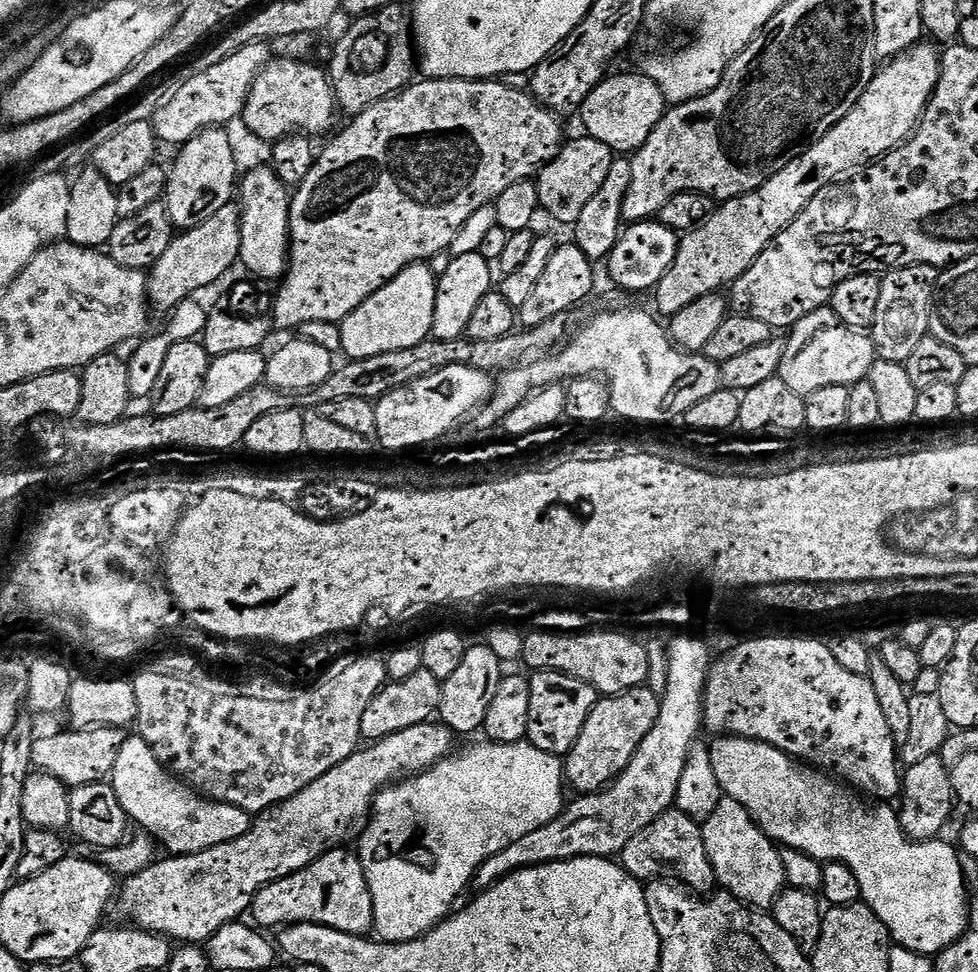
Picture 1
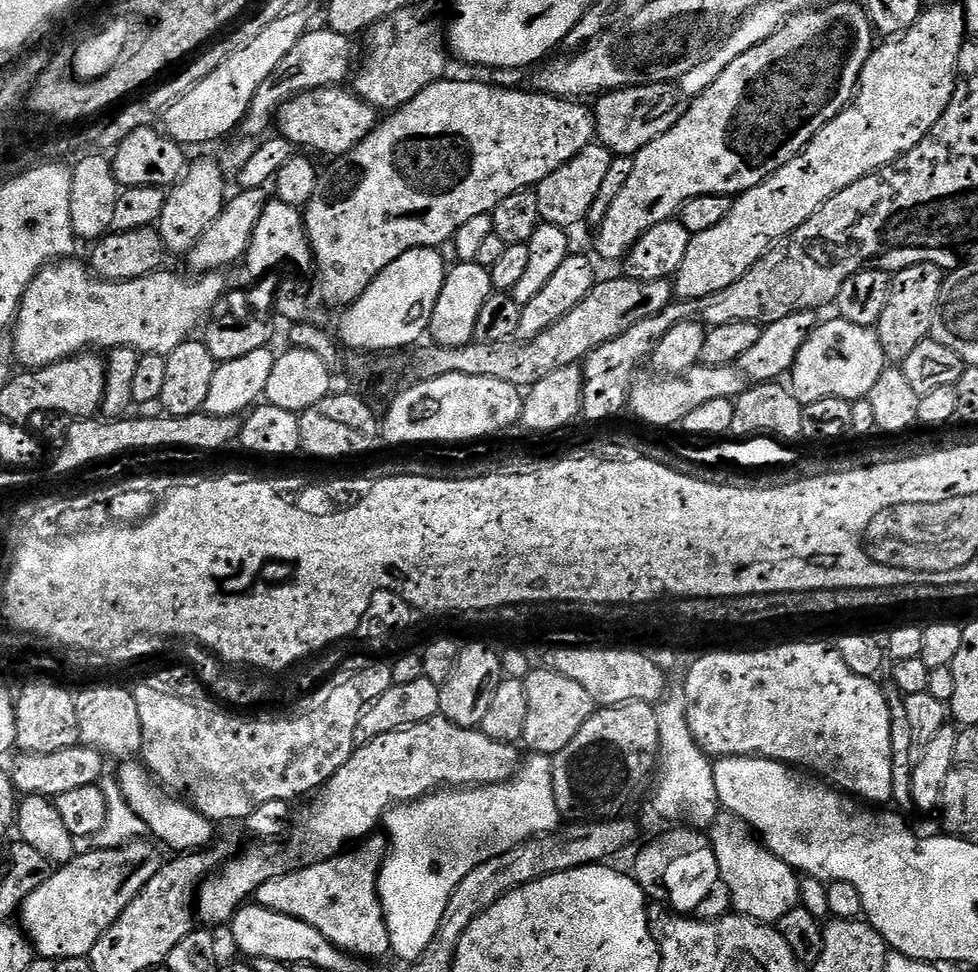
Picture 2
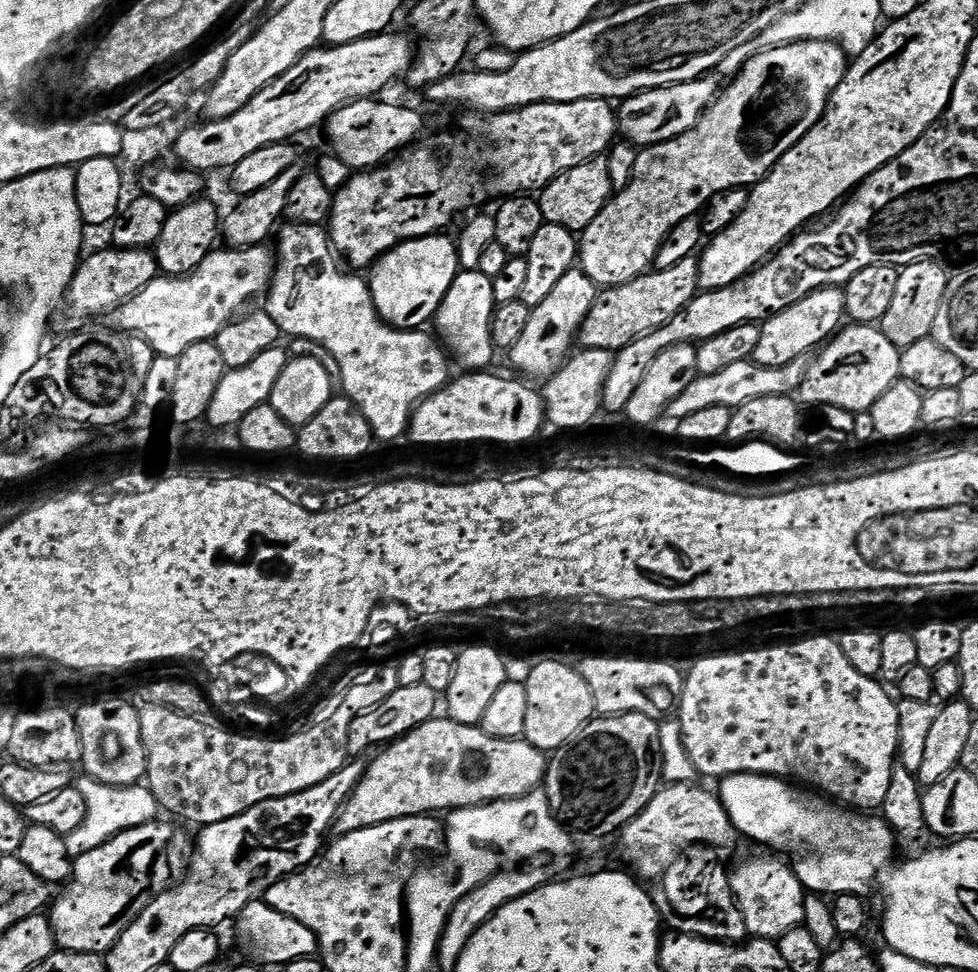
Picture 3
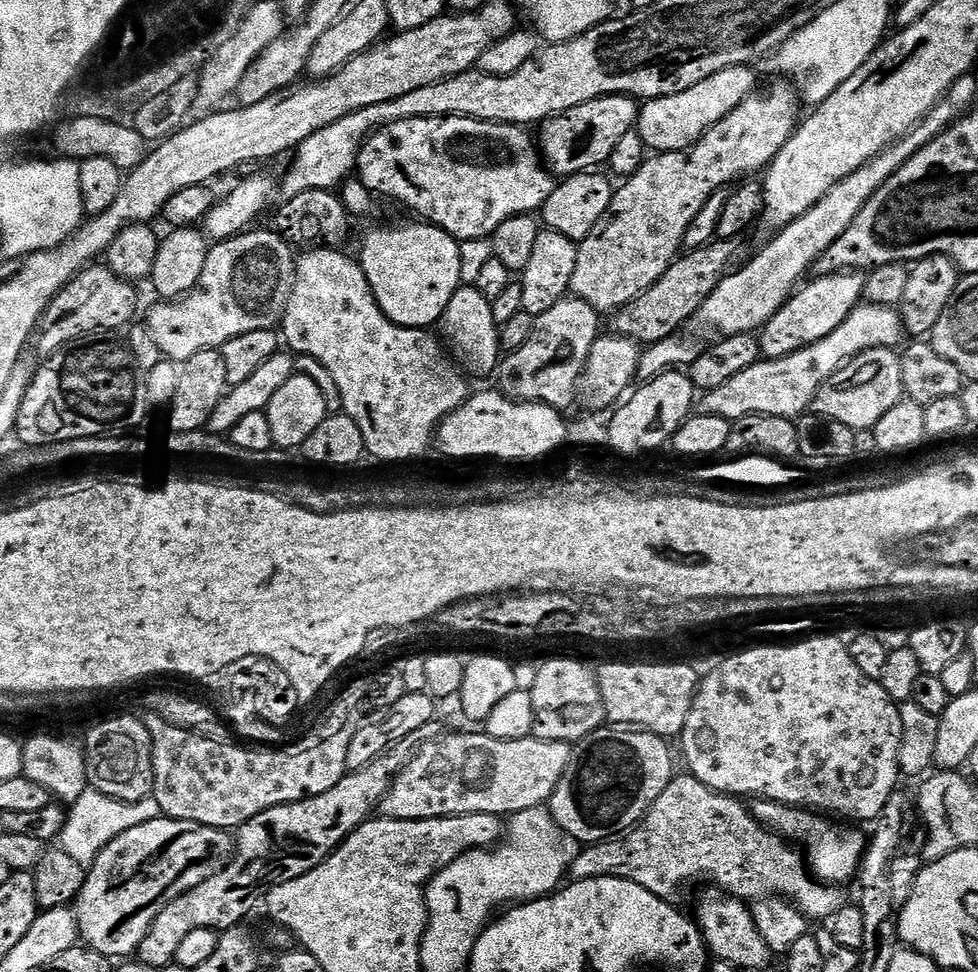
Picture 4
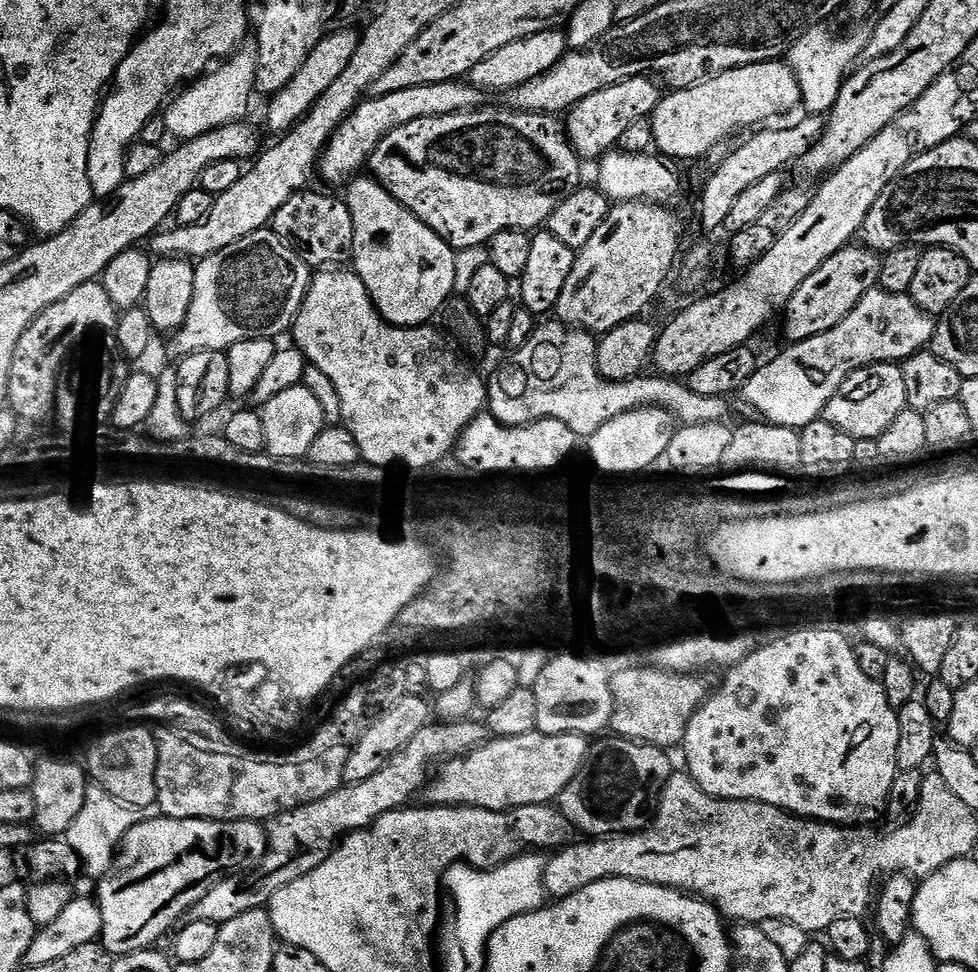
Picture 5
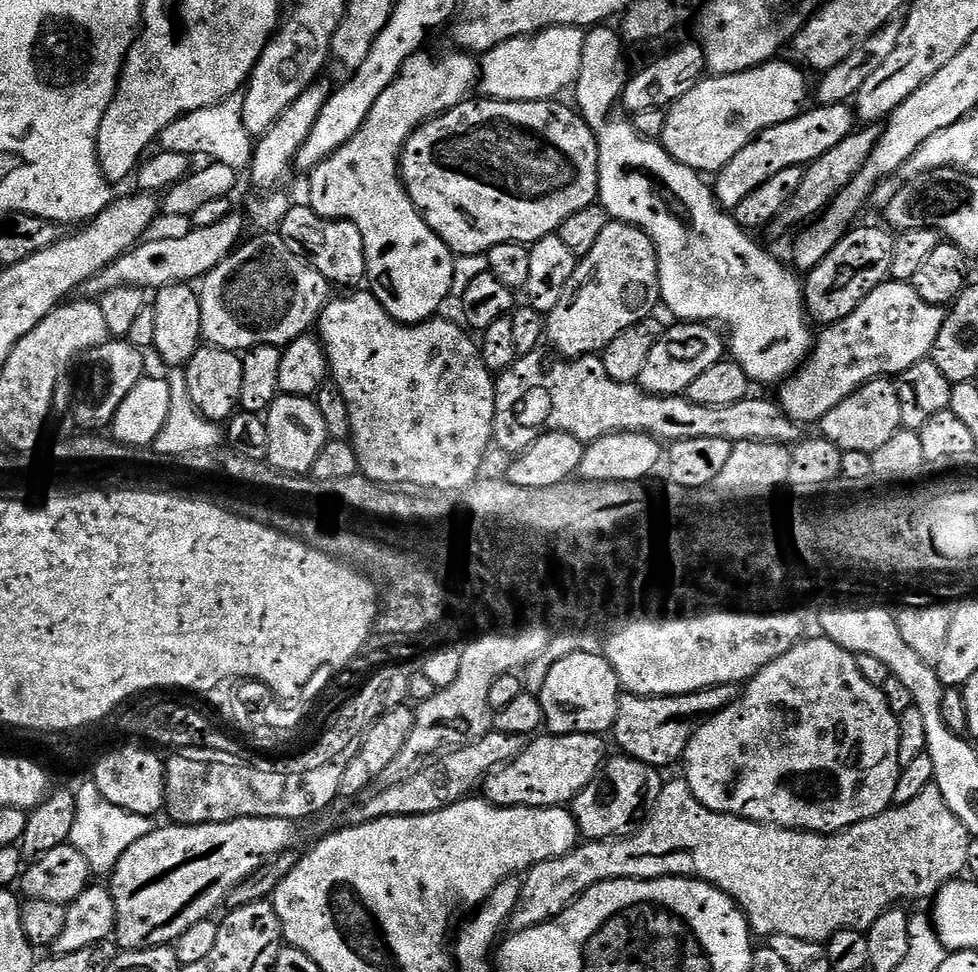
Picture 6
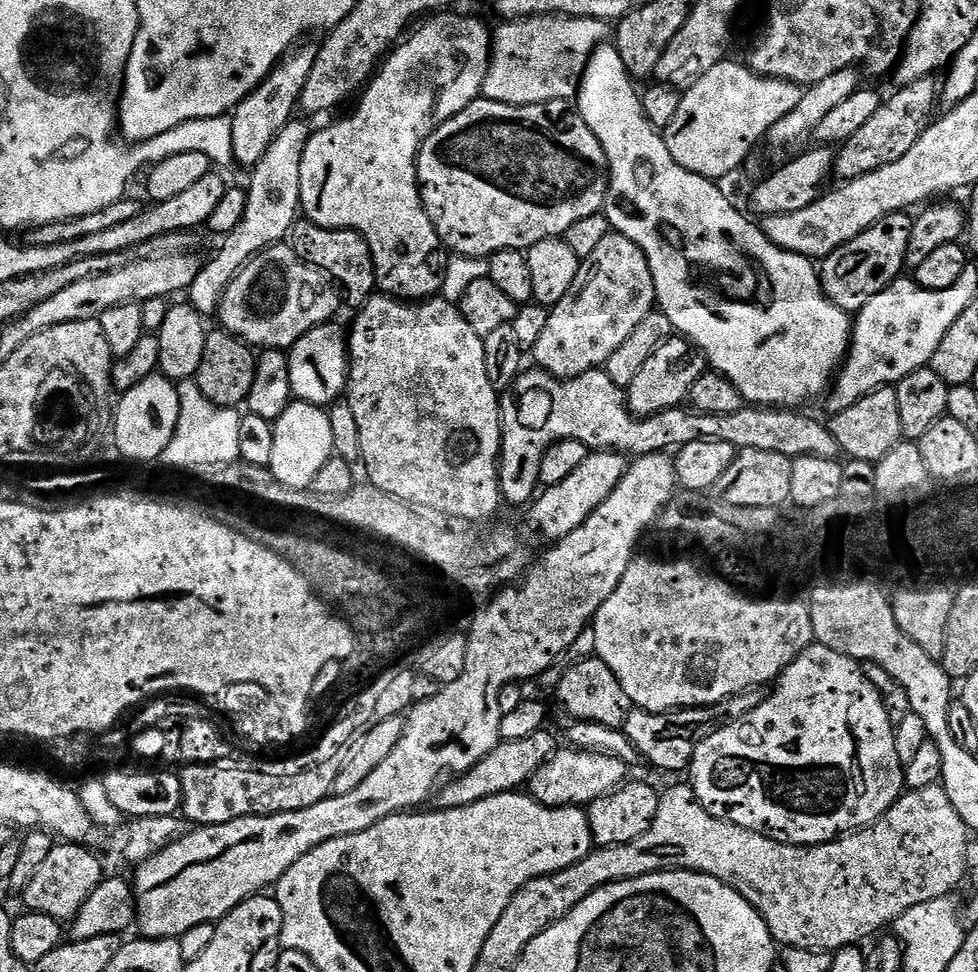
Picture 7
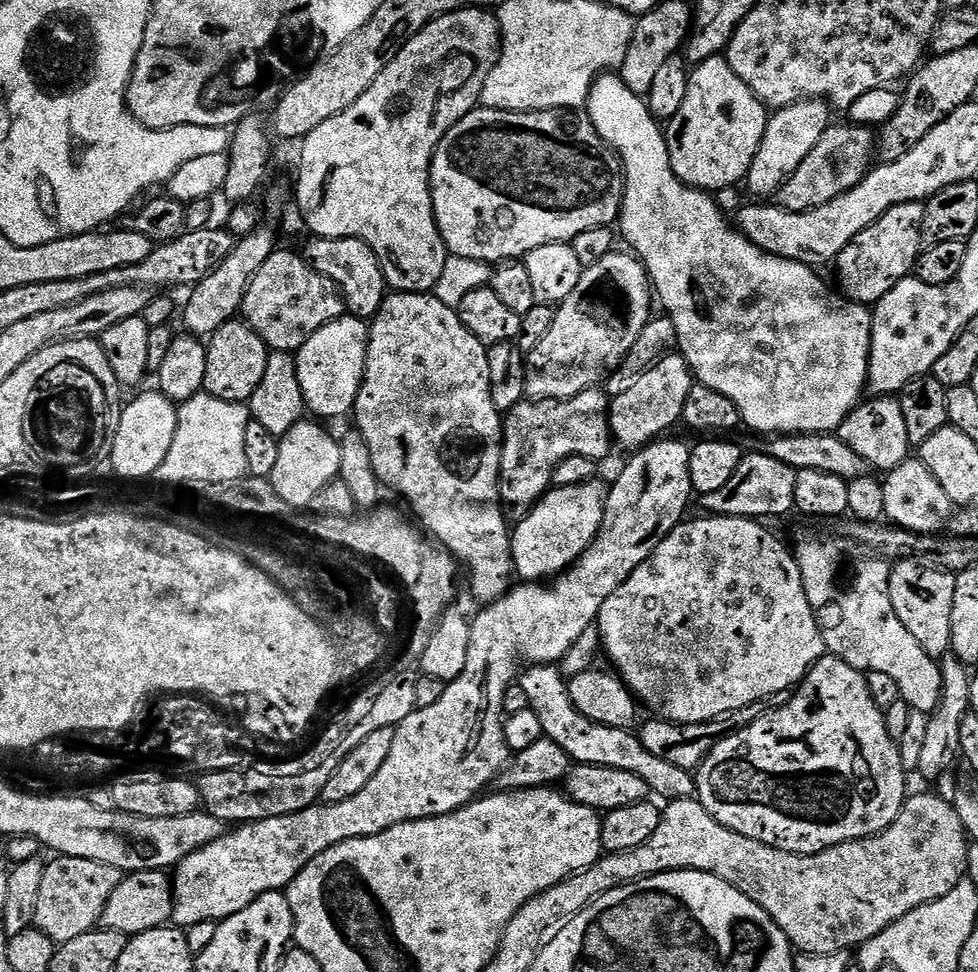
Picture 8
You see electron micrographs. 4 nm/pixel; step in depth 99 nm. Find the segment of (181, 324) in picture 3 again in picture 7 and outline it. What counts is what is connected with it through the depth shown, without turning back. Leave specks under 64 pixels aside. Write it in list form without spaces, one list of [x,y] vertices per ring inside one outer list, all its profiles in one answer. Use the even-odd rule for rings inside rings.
[[[287,243],[271,244],[266,250],[258,253],[226,286],[226,294],[220,303],[218,313],[219,327],[230,335],[243,340],[256,350],[266,348],[291,349],[302,334],[314,330],[320,324],[327,324],[333,319],[336,311],[342,308],[342,300],[337,289],[326,279],[323,272],[312,268]]]

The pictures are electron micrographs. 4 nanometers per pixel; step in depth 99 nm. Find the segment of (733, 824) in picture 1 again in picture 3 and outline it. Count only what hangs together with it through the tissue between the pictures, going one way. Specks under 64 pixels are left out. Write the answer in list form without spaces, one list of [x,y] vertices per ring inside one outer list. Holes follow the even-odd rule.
[[[752,856],[749,860],[742,861],[736,869],[734,867],[731,869],[728,881],[734,898],[738,902],[738,910],[742,910],[742,918],[746,918],[749,937],[778,942],[787,932],[803,925],[806,889],[794,874],[791,864],[780,858],[771,859],[767,860],[764,856]]]

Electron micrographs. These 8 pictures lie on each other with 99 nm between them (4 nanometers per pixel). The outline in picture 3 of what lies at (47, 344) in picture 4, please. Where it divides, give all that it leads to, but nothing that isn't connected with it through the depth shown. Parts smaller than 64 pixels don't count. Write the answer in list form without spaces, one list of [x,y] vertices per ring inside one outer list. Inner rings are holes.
[[[107,247],[101,252],[89,251],[76,265],[76,273],[66,293],[66,304],[80,316],[111,314],[158,278],[156,258],[149,249]]]

